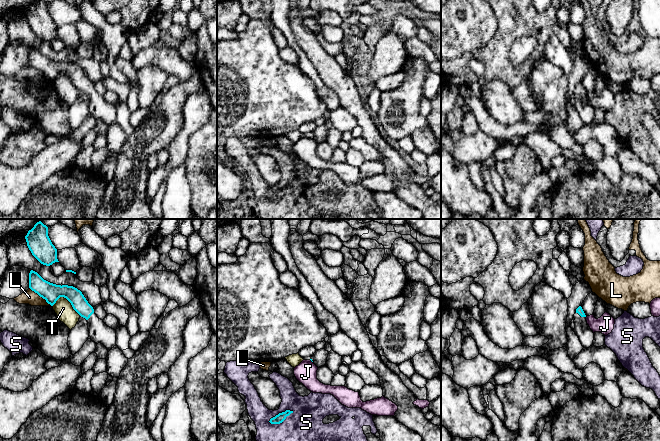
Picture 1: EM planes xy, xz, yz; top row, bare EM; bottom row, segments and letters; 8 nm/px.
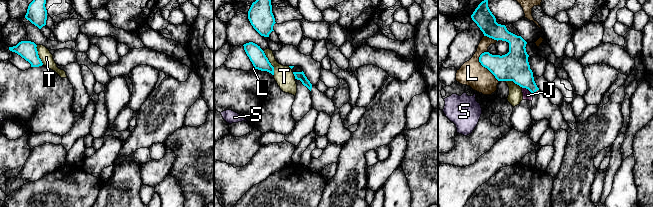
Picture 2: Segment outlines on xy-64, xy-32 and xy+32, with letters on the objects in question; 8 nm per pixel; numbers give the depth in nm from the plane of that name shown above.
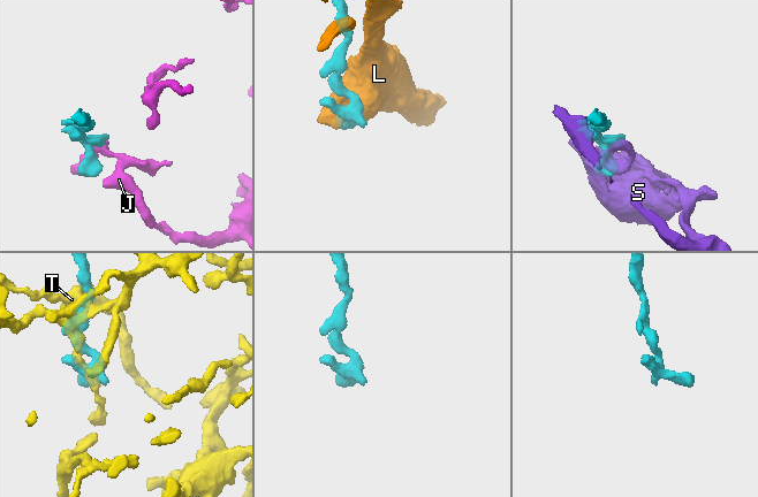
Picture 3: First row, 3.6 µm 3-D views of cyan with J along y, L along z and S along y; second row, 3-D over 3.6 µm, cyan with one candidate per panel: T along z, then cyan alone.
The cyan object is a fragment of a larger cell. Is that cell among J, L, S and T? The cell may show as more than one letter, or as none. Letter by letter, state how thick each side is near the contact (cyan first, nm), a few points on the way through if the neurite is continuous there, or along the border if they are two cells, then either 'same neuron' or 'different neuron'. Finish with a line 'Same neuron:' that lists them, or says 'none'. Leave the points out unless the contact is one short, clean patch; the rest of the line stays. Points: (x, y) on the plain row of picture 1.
J: 20/180 nm | along xz (310, 135), (312, 138) | different neuron
L: 150/110 nm | different neuron
S: 70/380 nm | different neuron
T: 150/140 nm | different neuron
Same neuron: none

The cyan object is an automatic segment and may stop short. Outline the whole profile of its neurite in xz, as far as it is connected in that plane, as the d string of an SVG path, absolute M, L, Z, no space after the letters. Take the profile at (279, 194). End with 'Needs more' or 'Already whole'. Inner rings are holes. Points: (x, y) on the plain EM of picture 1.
M286 186L285 188L279 189L278 191L276 191L275 193L270 195L270 199L271 200L280 200L282 199L287 192L289 192L291 189L293 189L293 187L290 186Z. Already whole

